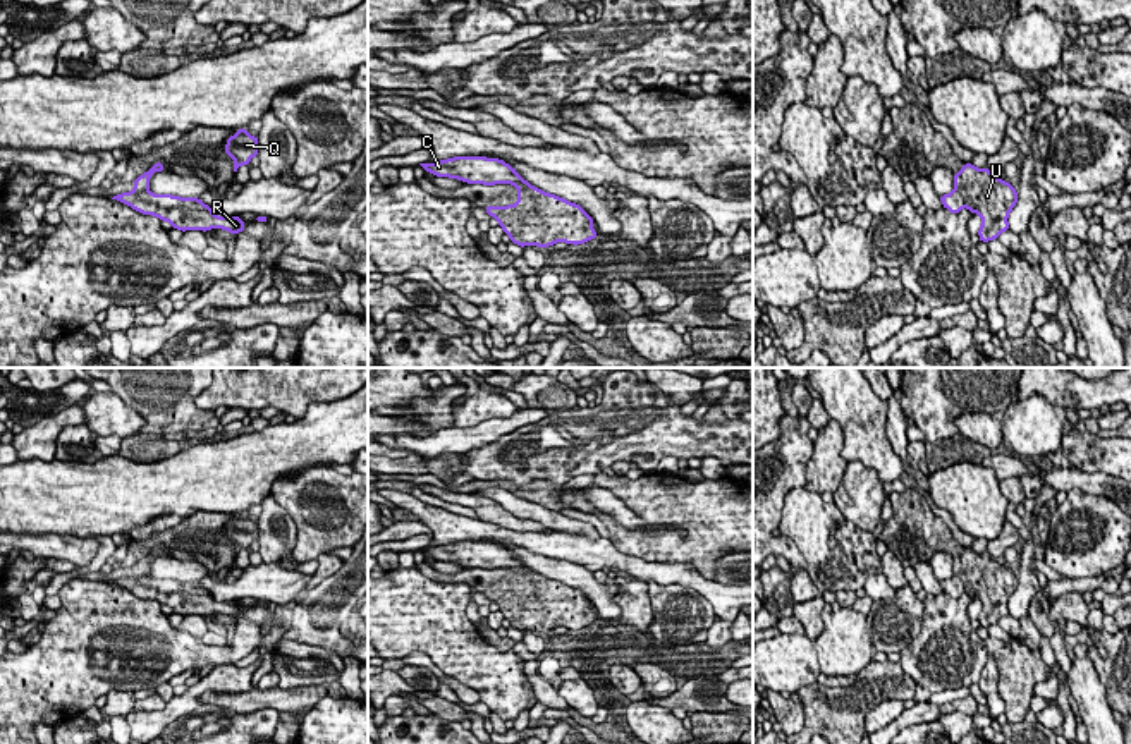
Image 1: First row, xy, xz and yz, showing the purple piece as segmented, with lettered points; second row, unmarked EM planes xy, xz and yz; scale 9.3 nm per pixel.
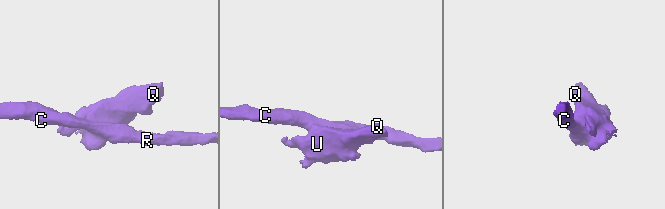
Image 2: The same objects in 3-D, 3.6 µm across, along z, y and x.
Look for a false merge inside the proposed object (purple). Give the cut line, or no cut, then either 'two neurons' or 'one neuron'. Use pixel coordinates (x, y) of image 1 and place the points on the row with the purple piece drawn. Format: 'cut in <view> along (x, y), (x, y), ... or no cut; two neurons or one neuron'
cut in yz along (954, 189), (965, 205); two neurons

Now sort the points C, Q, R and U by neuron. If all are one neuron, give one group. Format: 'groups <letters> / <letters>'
groups C R / Q U

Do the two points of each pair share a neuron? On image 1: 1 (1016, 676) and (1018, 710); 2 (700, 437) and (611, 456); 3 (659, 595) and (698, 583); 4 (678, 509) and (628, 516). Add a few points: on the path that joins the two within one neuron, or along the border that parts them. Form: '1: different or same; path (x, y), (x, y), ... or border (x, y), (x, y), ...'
1: same; path (1016, 684), (1018, 701)
2: same; path (678, 437), (657, 437), (645, 449), (633, 449)
3: different; border (648, 581), (691, 586), (715, 612)
4: different; border (604, 488), (609, 488), (657, 530)

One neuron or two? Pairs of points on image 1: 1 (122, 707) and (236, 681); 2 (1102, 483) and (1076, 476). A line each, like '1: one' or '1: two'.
1: two
2: one

